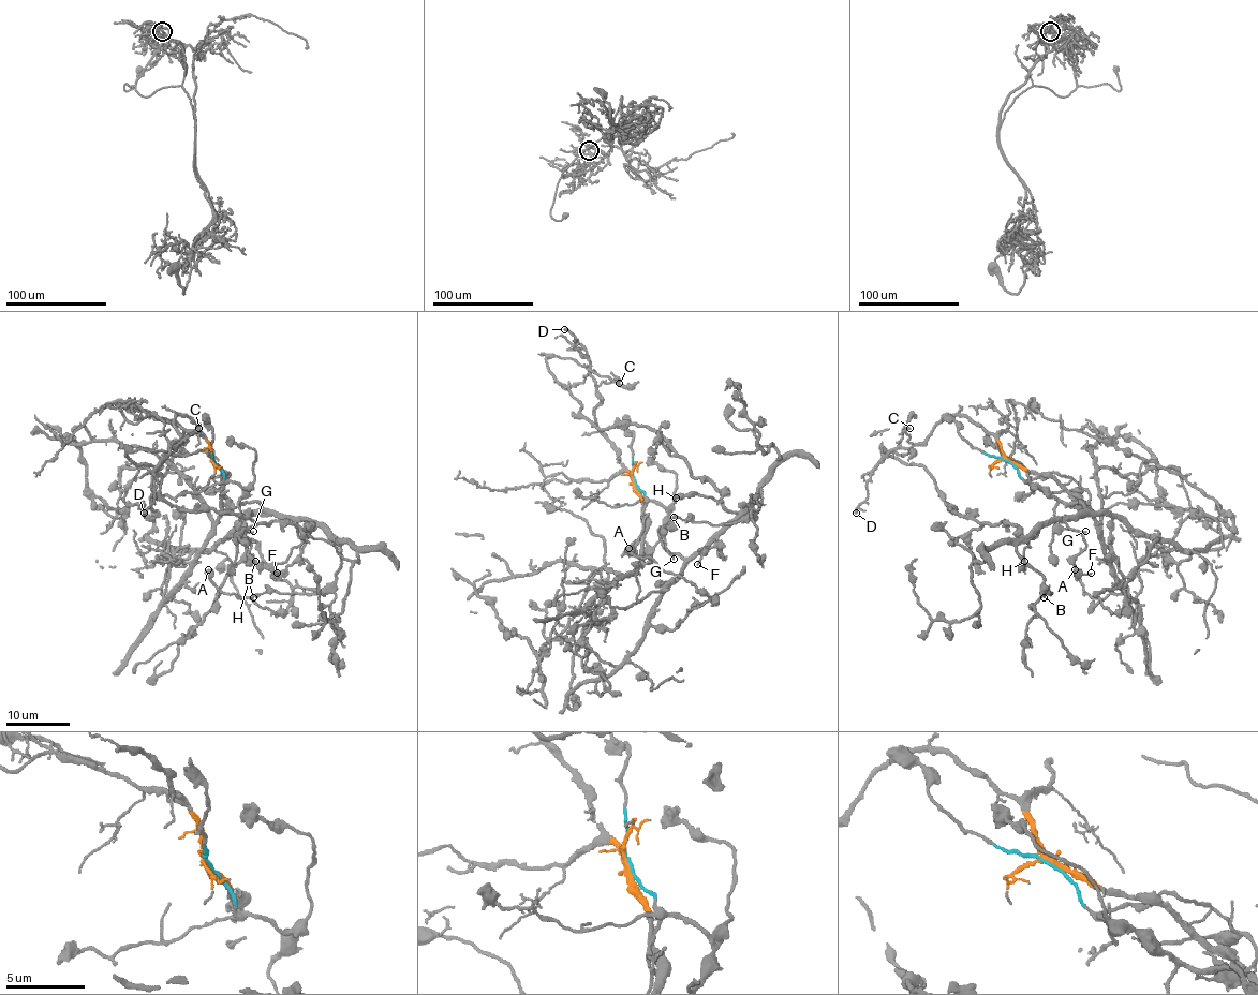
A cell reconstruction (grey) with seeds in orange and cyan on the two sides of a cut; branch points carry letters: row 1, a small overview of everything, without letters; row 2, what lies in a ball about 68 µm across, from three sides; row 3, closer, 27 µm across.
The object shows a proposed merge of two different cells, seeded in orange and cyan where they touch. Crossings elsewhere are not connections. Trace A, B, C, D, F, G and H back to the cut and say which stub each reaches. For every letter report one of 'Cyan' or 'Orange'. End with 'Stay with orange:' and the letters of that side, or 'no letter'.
A: Cyan
B: Cyan
C: Orange
D: Orange
F: Cyan
G: Cyan
H: Cyan
Stay with orange: C, D

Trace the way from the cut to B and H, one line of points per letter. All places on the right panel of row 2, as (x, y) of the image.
B: (1007, 461), (1025, 481), (1084, 507), (1041, 522), (1016, 547), (1051, 594), (1044, 597)
H: (1007, 461), (1035, 488), (1084, 508), (1041, 524), (1024, 550), (1022, 565), (1024, 561)

